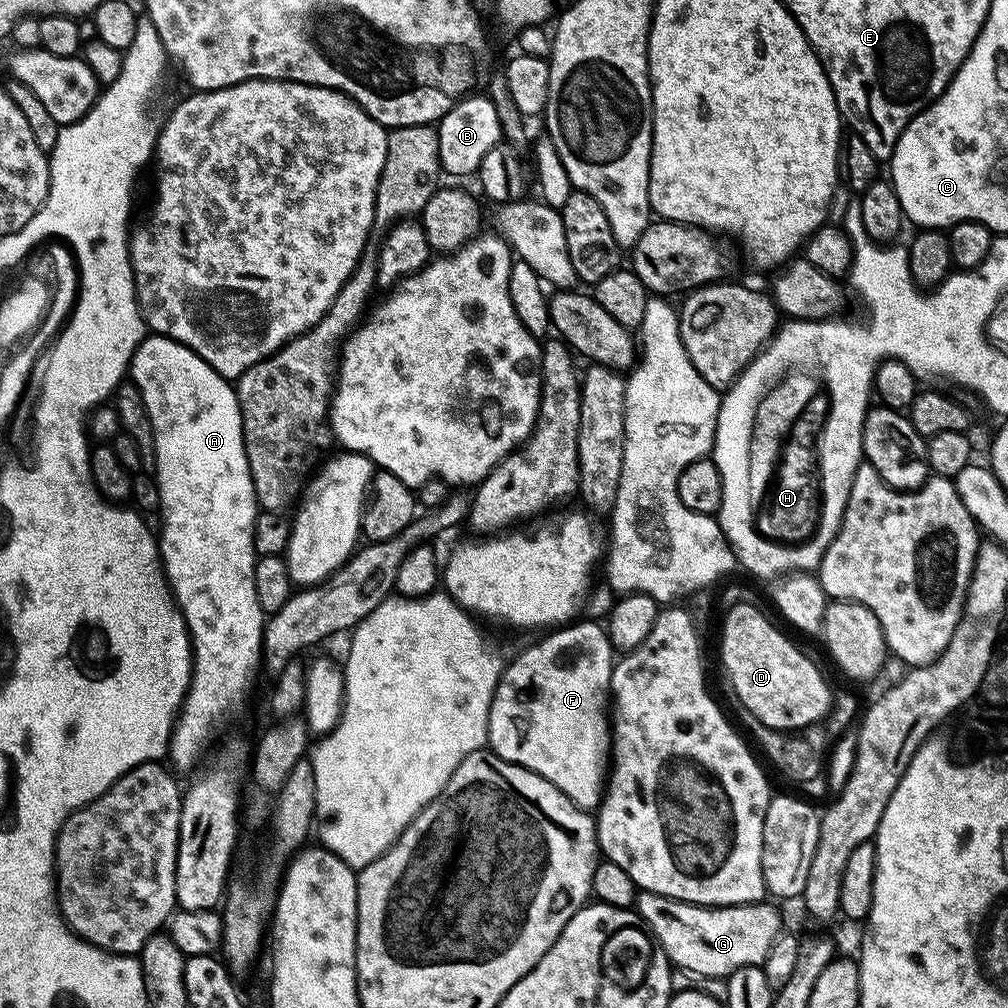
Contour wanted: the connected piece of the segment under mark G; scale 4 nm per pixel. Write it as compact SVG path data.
M640 892L634 908L655 943L663 948L676 968L703 976L727 978L739 968L763 965L766 954L770 954L770 946L782 935L780 912L768 903L710 908L671 900L653 892Z

